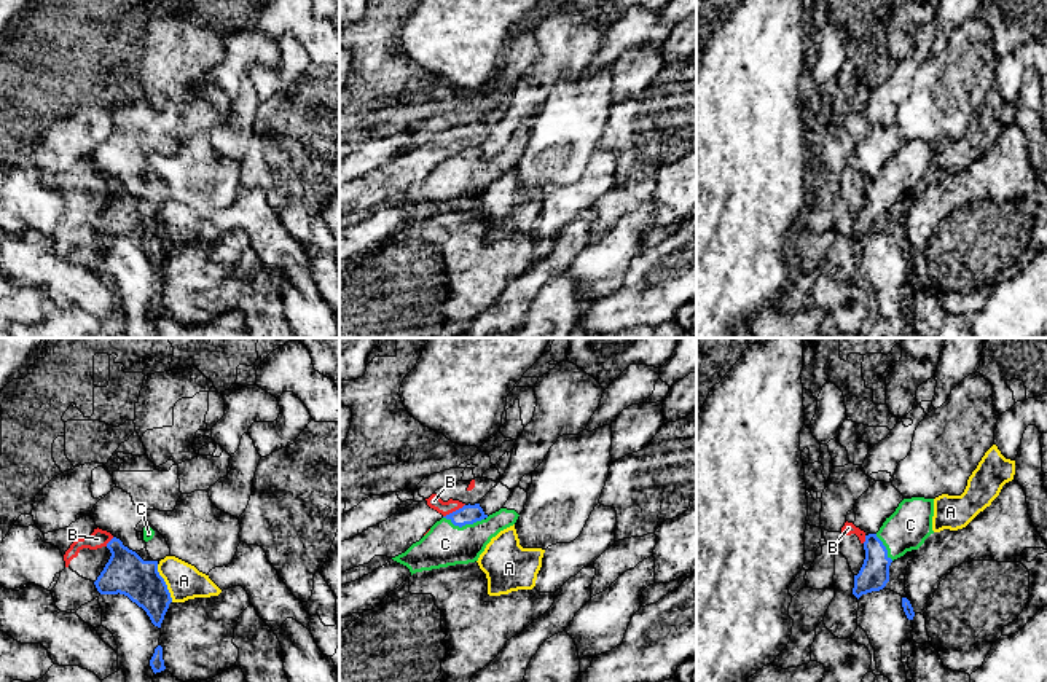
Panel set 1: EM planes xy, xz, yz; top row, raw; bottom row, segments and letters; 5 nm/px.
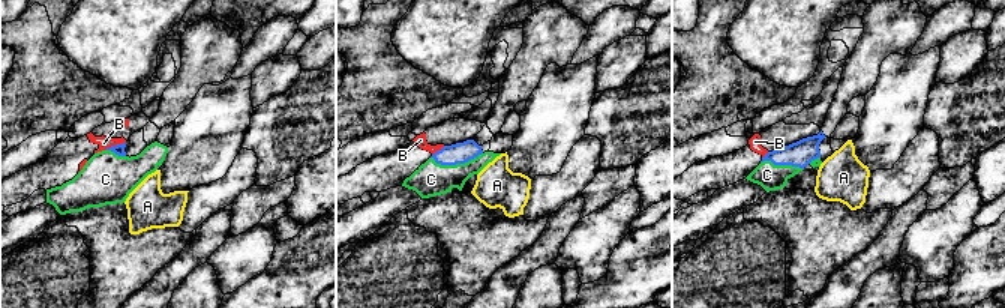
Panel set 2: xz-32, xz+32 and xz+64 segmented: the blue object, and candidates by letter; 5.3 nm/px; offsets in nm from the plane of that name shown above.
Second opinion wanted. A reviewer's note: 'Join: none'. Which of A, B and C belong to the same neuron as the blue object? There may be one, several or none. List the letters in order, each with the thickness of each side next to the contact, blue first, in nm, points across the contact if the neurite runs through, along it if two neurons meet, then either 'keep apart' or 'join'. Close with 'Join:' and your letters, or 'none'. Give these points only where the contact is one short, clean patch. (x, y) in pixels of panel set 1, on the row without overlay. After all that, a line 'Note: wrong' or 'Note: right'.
A: 220 nm thick on the blue side, 180 nm on the other; border along xy (156, 207), (156, 214), (168, 230), (172, 244); keep apart
B: 100 nm thick on the blue side, 70 nm on the other; border along xz (464, 147), (443, 160); keep apart
C: 100 nm thick on the blue side, 220 nm on the other; runs through xz (469, 156), (464, 168), (445, 187); join
Join: C
Note: wrong

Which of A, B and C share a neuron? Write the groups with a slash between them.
A / B / C

